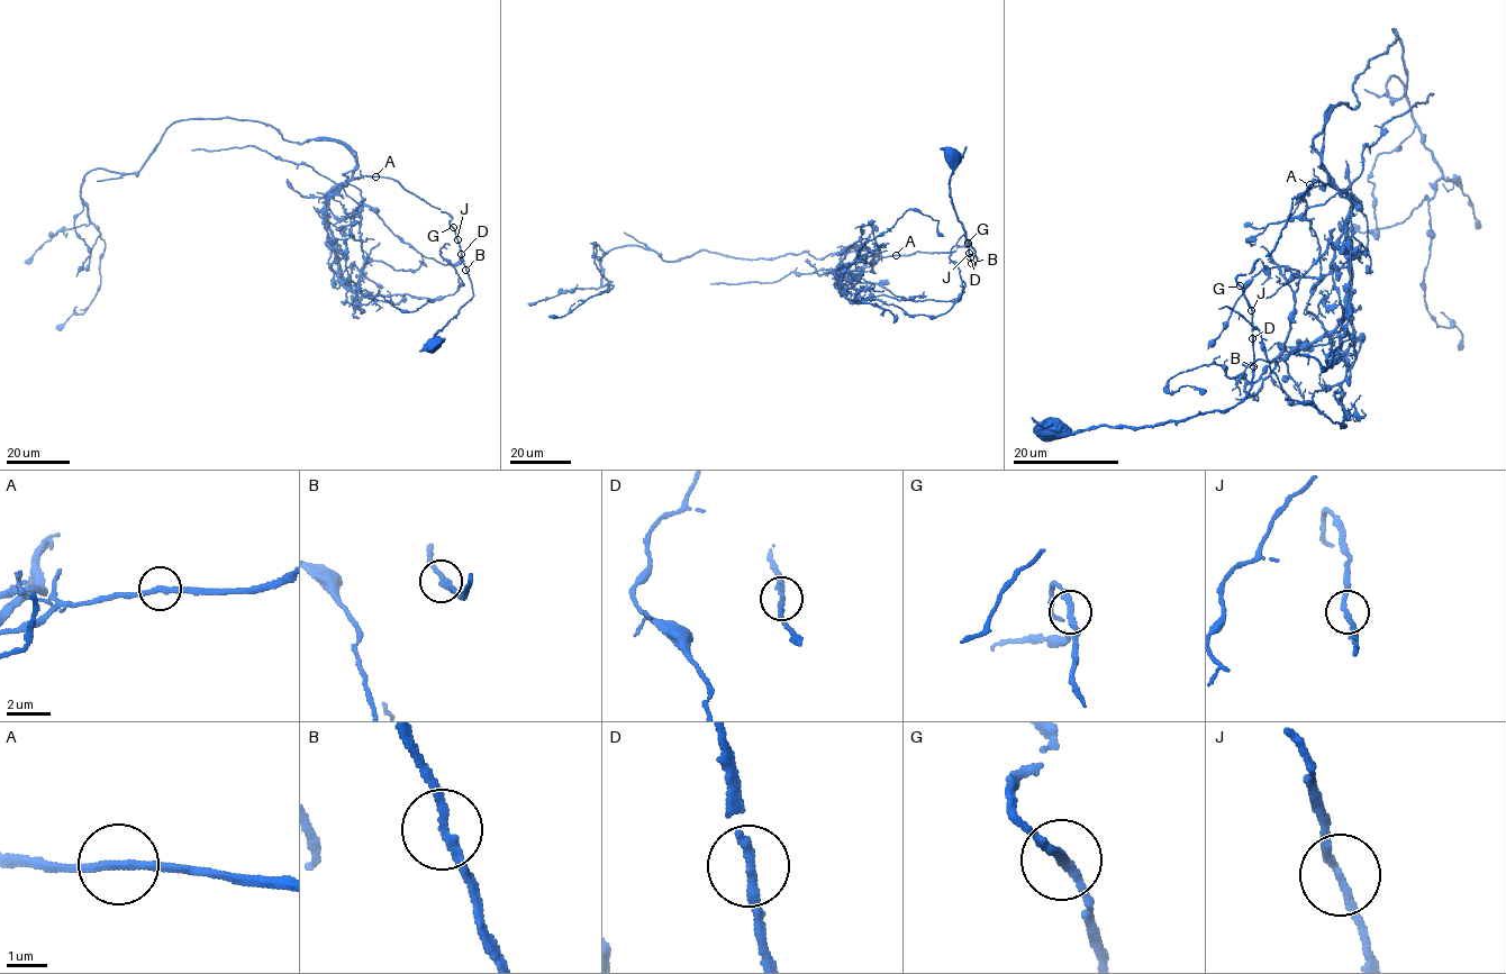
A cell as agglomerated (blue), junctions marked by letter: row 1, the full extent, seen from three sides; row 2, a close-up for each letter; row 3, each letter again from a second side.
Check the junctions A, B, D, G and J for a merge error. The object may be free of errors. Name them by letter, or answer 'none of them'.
none of them

